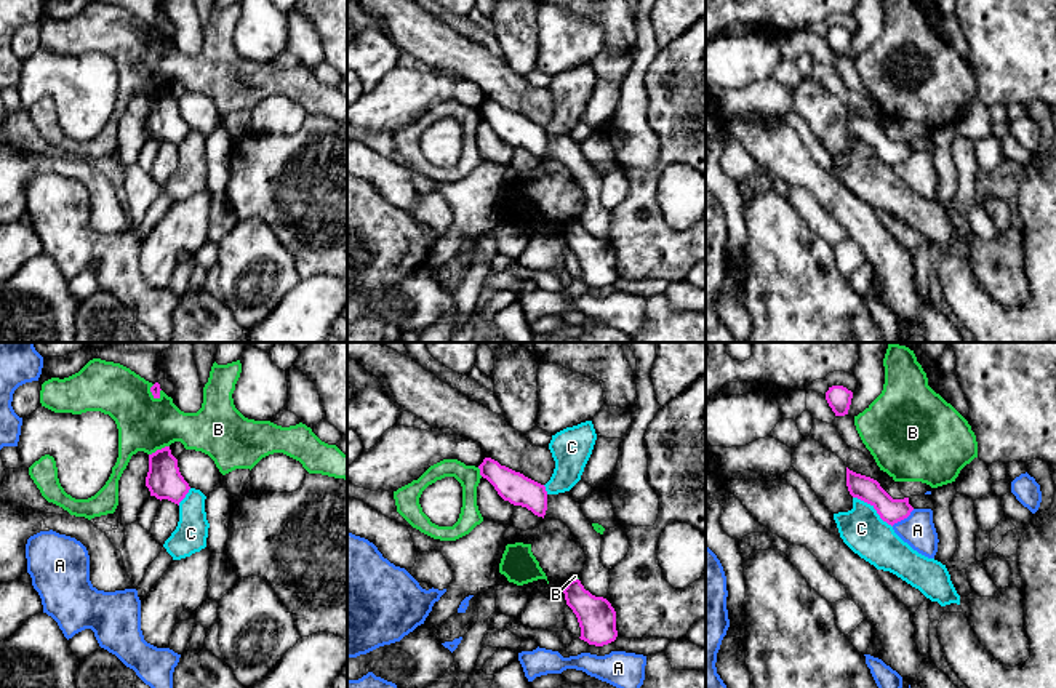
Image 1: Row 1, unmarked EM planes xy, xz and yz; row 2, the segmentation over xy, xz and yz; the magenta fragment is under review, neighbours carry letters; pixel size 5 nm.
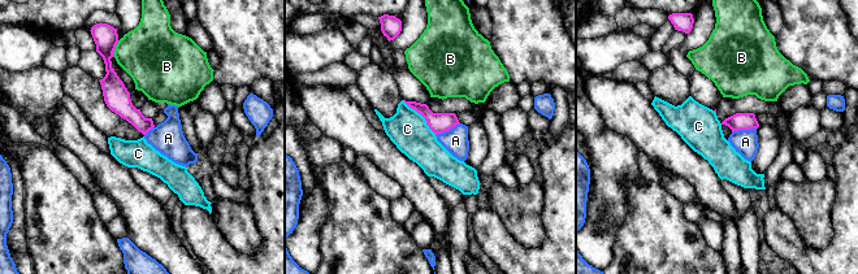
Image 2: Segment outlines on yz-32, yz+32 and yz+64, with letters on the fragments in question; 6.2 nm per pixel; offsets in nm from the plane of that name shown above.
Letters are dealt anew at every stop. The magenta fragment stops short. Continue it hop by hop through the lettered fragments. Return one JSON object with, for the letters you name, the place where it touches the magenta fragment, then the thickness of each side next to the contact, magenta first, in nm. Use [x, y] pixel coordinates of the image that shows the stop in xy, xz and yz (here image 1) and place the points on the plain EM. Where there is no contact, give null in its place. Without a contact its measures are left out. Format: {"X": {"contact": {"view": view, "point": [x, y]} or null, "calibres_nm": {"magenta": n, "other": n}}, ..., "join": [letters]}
{"join": []}

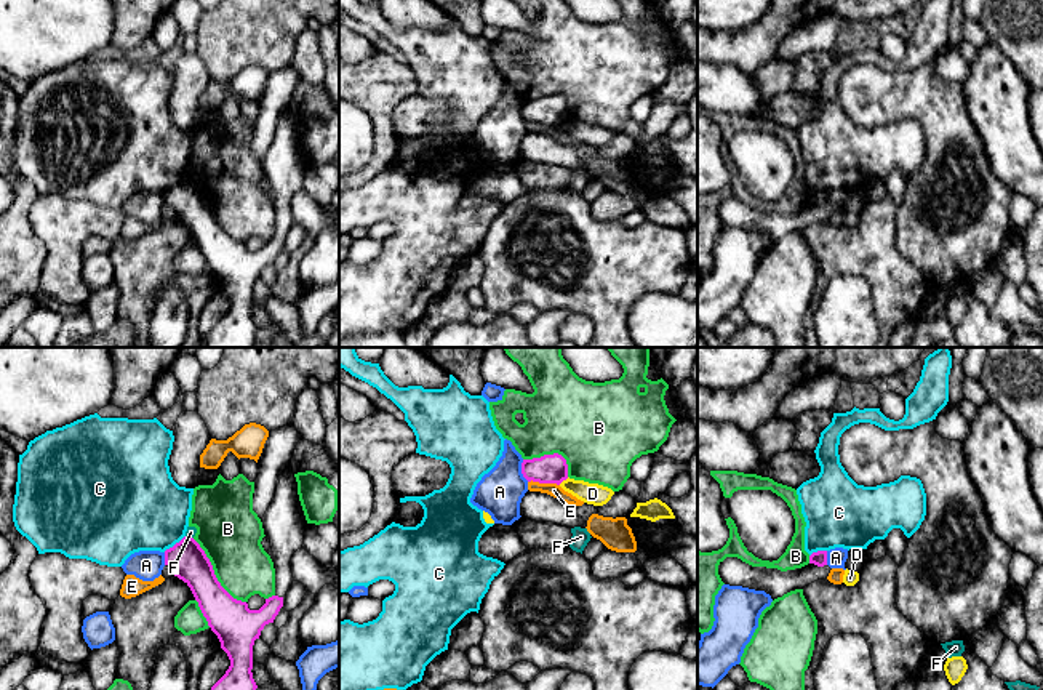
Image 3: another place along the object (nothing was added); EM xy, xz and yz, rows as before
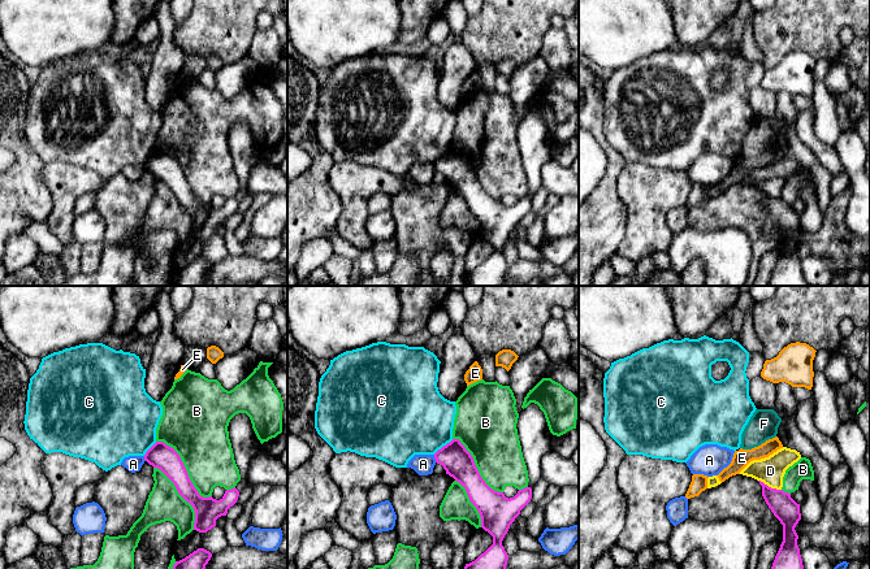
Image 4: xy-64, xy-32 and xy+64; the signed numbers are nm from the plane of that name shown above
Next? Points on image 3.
{"join": []}

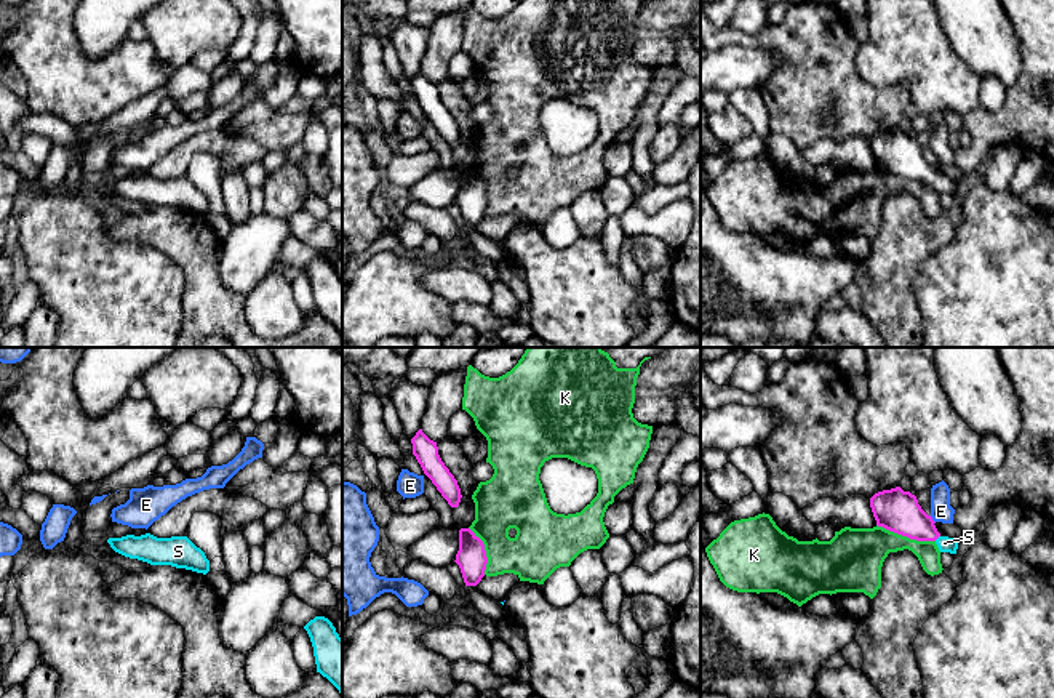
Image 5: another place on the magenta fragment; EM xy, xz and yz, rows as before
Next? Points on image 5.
{"S": {"contact": {"view": "yz", "point": [936, 180]}, "calibres_nm": {"magenta": 220, "other": 80}}, "join": ["S"]}

